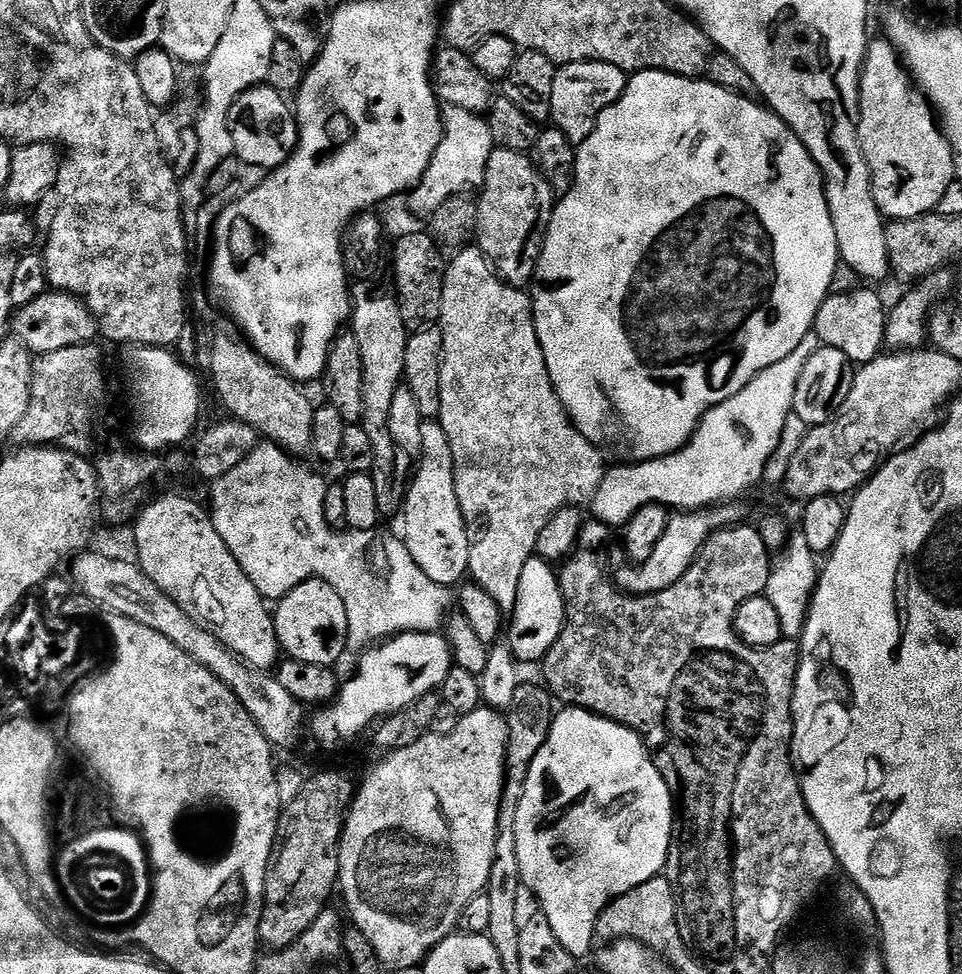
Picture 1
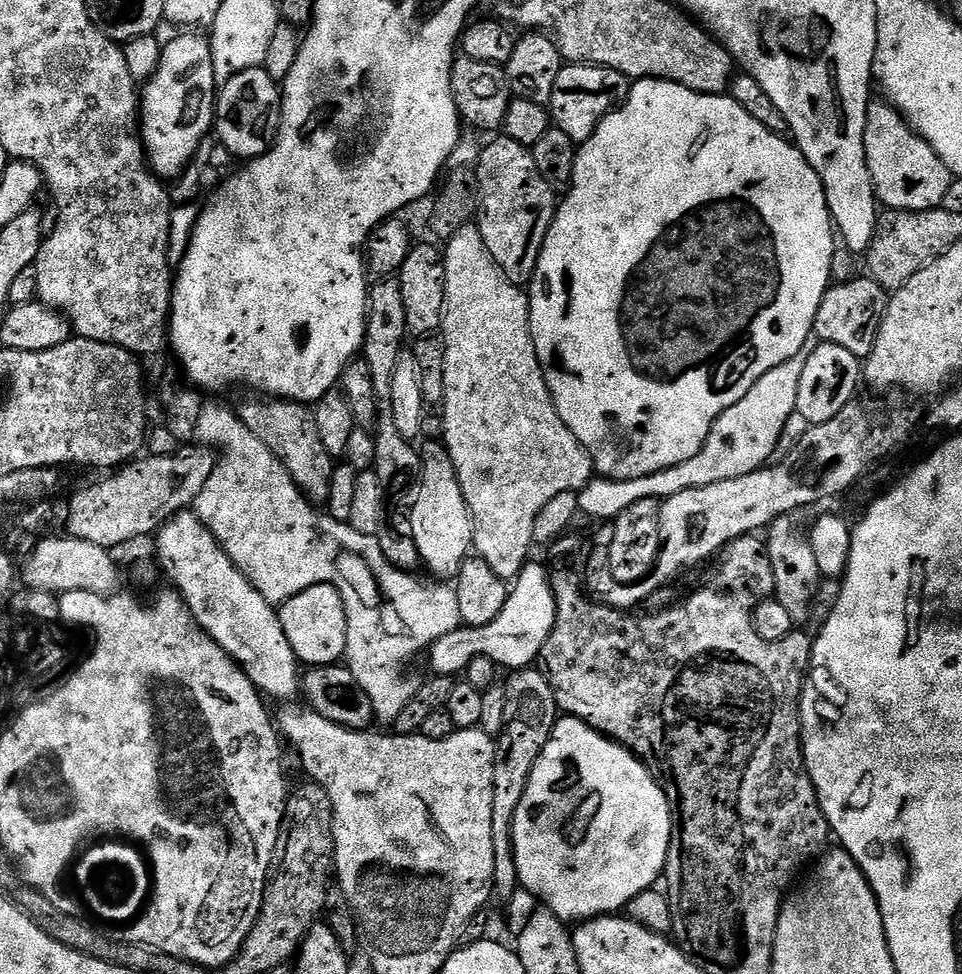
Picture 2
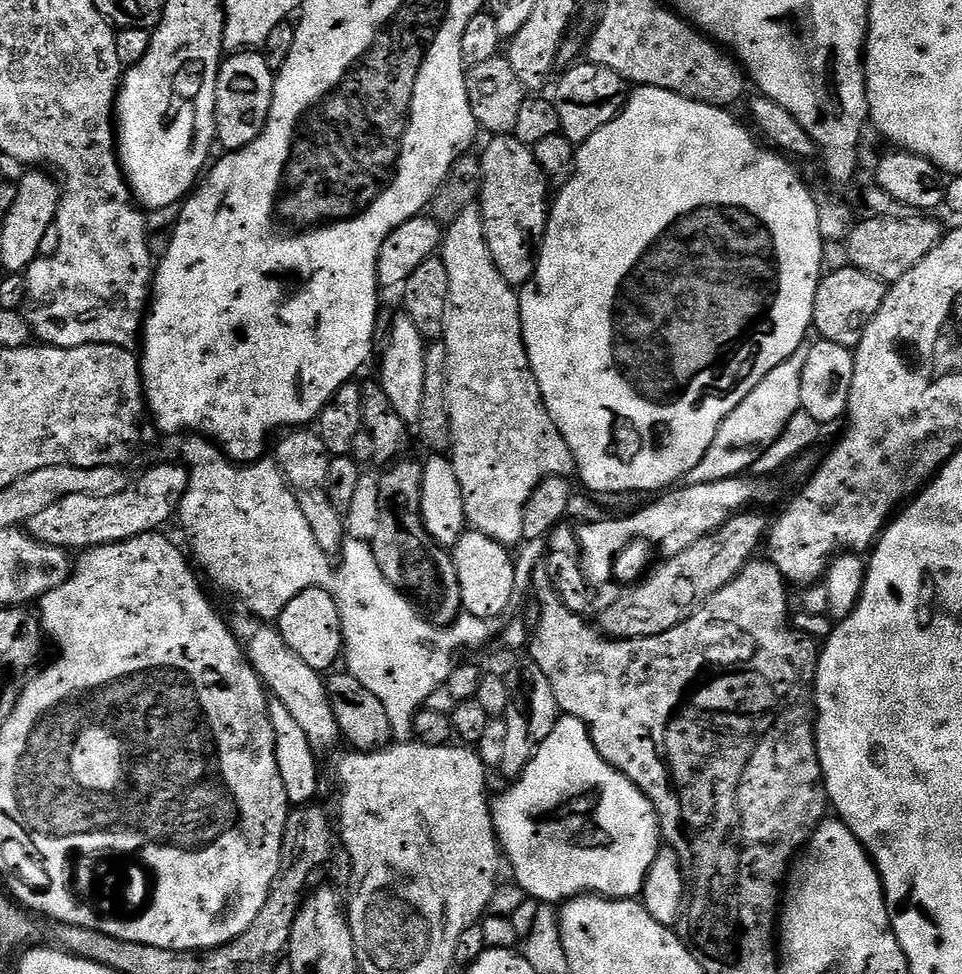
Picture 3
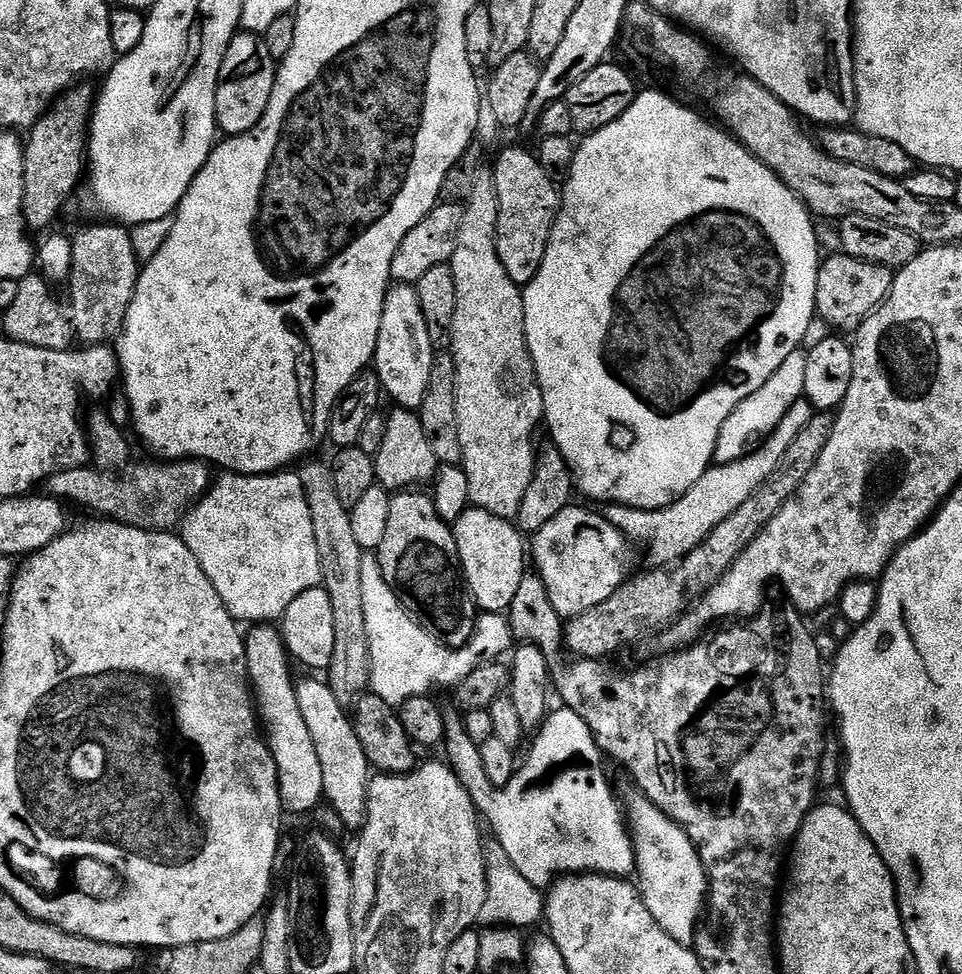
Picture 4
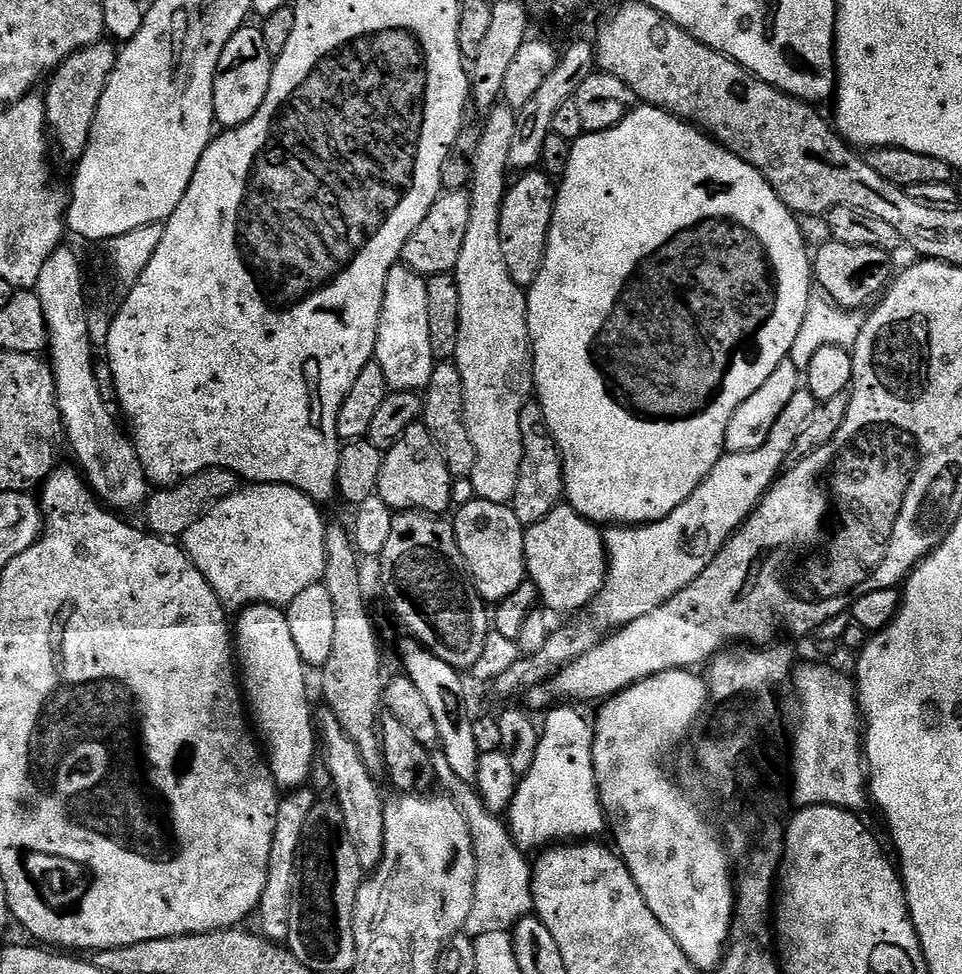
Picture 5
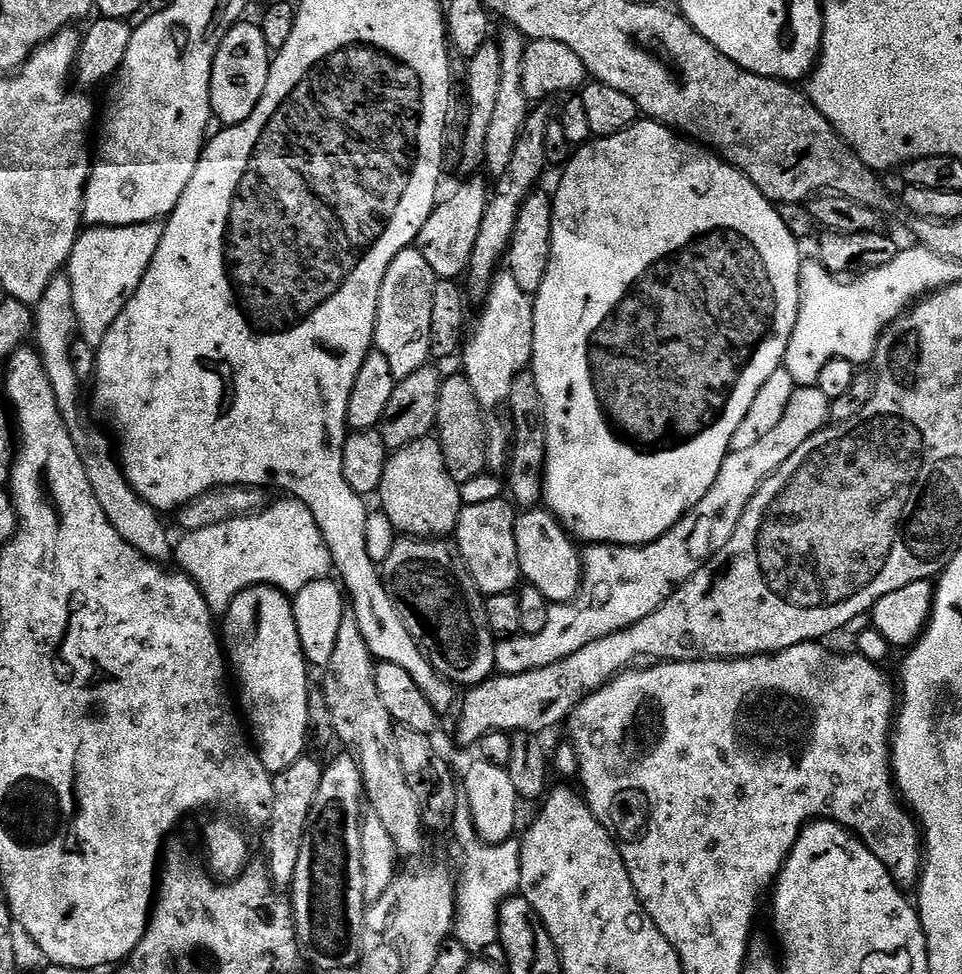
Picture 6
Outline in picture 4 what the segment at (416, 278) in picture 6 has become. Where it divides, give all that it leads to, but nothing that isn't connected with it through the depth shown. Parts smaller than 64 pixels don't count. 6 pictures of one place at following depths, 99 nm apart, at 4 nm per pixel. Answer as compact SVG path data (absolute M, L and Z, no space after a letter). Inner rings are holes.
M393 283L384 299L382 326L378 330L378 342L374 357L374 371L380 379L381 389L401 408L418 410L426 398L430 386L430 366L434 366L437 349L430 342L430 330L426 330L426 318L422 318L422 306L411 284Z

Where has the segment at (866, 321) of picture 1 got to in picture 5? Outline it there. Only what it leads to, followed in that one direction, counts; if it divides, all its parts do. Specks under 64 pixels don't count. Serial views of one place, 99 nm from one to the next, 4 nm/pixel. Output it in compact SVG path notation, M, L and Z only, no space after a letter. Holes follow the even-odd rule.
M831 239L821 248L815 249L812 260L814 280L819 291L821 288L824 291L821 293L839 308L860 310L863 309L863 304L871 305L892 283L894 279L892 256L893 253L886 248L846 246Z

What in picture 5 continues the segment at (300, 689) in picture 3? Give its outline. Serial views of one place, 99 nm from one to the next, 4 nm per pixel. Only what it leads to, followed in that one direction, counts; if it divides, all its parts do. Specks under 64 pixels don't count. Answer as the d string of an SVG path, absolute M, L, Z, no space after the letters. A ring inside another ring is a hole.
M327 710L321 711L318 716L318 736L326 747L323 754L330 768L330 775L333 779L331 791L336 794L334 796L335 803L339 804L342 810L342 818L346 822L346 834L350 834L350 842L354 842L354 851L358 854L358 862L365 873L371 874L376 871L376 867L382 862L384 857L384 805L386 796L380 793L380 788L376 785L377 777L370 770L366 770L366 762L362 762L362 754L358 754L358 746L354 746L354 742L350 742L350 738L342 726L338 726L338 718L334 718L334 714Z

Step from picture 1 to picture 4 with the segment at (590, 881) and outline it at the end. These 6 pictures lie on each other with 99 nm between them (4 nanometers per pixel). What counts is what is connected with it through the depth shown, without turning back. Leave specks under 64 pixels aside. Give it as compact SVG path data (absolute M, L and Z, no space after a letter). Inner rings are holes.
M560 706L556 709L549 711L548 715L544 717L543 724L538 729L538 735L535 737L536 745L533 746L532 752L536 755L536 761L532 764L532 769L528 772L528 792L512 792L508 788L494 788L492 783L486 778L486 770L482 770L482 758L480 757L480 749L474 742L470 742L470 738L464 729L464 721L459 715L451 716L445 715L445 736L442 743L442 751L444 750L446 763L451 768L452 773L458 778L458 782L462 782L462 786L466 790L466 794L470 794L472 804L476 807L477 813L492 827L495 843L500 844L502 849L506 850L507 857L514 864L518 873L526 878L527 882L533 884L536 889L544 890L551 885L552 881L569 874L595 874L597 876L618 876L621 878L628 878L633 875L636 866L636 851L632 845L632 833L629 825L626 823L626 812L616 801L616 796L612 793L612 788L608 785L608 780L604 777L604 768L600 765L602 761L602 753L598 745L596 745L595 738L592 737L590 726L586 726L586 722L582 722L582 718L578 714L574 714L570 709Z

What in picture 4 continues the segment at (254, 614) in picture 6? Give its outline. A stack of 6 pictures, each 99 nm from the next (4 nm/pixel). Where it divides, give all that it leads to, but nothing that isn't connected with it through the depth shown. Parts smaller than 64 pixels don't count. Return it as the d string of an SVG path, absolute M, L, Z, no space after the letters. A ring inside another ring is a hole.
M256 626L247 633L244 649L248 663L248 678L254 697L254 707L262 725L263 735L278 770L280 779L280 807L285 813L315 813L324 800L322 766L310 739L310 730L298 710L297 681L292 680L292 668L284 637L272 626Z

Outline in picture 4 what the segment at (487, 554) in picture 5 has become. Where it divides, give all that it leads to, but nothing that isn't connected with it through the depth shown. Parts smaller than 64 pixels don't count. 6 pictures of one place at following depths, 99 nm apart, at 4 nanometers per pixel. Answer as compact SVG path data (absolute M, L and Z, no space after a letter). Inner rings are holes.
M470 506L455 520L454 531L460 555L460 569L464 571L464 582L477 609L480 612L507 613L510 602L514 602L514 594L518 591L518 582L522 582L526 571L526 540L520 529L512 520L503 520L486 510Z

